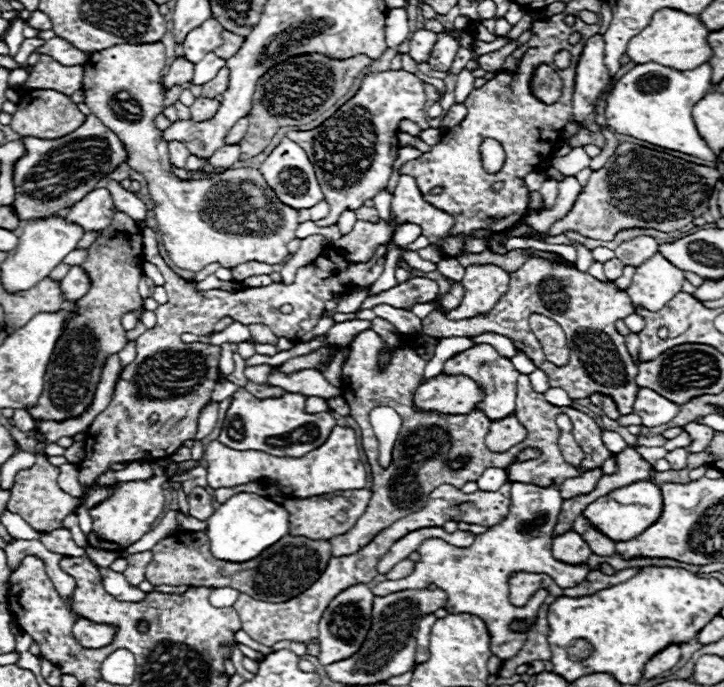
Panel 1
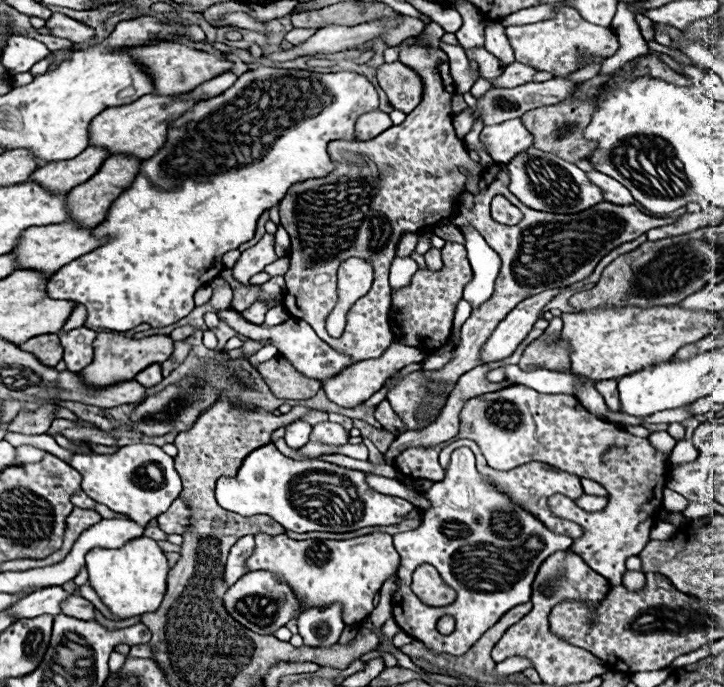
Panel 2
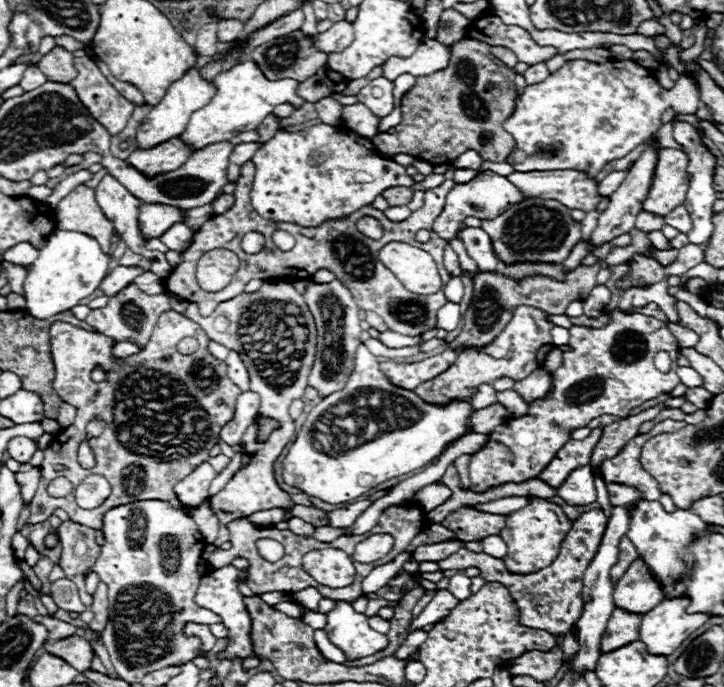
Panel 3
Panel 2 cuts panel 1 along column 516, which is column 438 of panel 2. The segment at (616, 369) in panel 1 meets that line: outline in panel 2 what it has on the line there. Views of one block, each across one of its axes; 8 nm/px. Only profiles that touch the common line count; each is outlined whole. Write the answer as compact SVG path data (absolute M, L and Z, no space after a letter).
M446 242L442 248L444 266L440 270L420 268L412 282L398 291L392 291L392 303L389 313L392 323L398 322L402 342L406 346L414 346L424 354L438 350L452 334L452 320L458 300L462 300L462 290L472 278L472 268L466 258L466 248L456 242Z

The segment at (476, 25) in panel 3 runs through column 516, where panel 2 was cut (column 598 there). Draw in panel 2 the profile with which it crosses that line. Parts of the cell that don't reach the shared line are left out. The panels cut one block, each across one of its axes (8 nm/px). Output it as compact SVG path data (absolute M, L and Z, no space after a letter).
M560 8L552 20L542 20L526 26L506 26L506 36L514 50L516 62L530 64L536 70L554 72L556 76L568 76L582 68L582 60L588 56L610 58L618 52L620 42L616 34L602 26L586 22L576 8Z

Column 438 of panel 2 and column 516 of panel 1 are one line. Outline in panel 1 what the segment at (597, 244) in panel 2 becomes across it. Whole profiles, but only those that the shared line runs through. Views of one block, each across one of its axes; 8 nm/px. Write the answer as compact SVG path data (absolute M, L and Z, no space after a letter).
M476 344L474 348L450 358L444 364L444 372L446 374L466 374L470 378L474 378L478 382L478 386L484 388L486 398L478 404L480 410L484 410L484 414L488 414L490 420L500 420L506 418L508 414L514 412L514 400L516 400L516 378L520 376L520 372L514 368L514 364L510 362L510 358L500 356L490 344Z

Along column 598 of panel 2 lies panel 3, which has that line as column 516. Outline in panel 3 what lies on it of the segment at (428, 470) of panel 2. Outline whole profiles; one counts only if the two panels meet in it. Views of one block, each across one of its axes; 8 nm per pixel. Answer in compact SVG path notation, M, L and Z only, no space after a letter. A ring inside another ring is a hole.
M618 310L610 318L612 324L600 330L572 326L568 342L572 350L564 352L562 366L552 374L554 394L532 402L526 416L512 418L496 426L486 446L472 454L468 470L474 492L486 492L488 488L504 482L536 478L564 442L568 442L568 430L582 428L602 414L628 418L632 408L662 394L670 394L680 384L676 374L676 356L680 348L666 322L644 314L628 316ZM660 350L668 352L672 358L670 372L656 370L652 362L654 354ZM532 496L532 510L514 512L514 524L506 524L506 528L500 532L500 536L504 538L504 542L508 546L508 554L504 556L506 568L512 574L532 574L536 570L542 570L556 558L558 548L560 548L564 536L568 534L570 526L572 526L572 522L568 520L568 516L564 514L564 510L558 504Z

